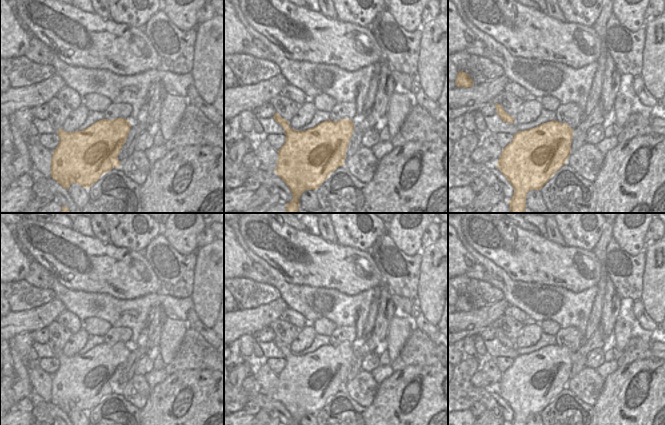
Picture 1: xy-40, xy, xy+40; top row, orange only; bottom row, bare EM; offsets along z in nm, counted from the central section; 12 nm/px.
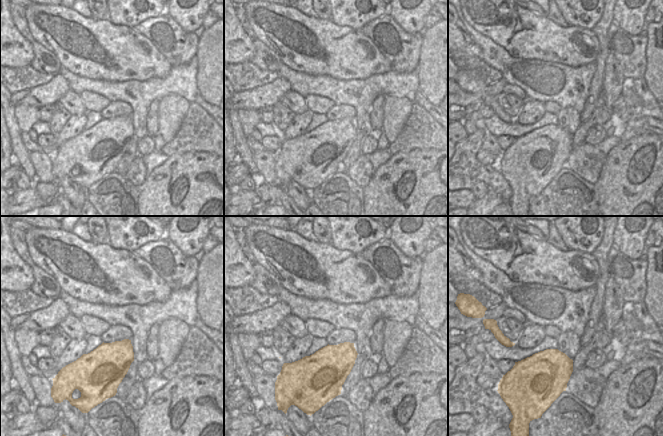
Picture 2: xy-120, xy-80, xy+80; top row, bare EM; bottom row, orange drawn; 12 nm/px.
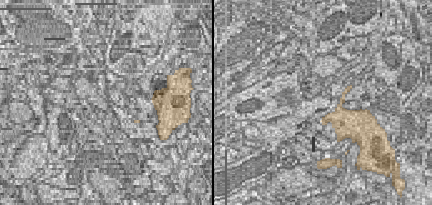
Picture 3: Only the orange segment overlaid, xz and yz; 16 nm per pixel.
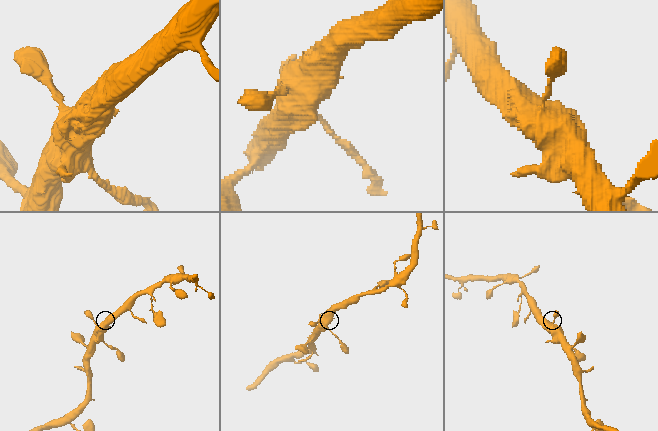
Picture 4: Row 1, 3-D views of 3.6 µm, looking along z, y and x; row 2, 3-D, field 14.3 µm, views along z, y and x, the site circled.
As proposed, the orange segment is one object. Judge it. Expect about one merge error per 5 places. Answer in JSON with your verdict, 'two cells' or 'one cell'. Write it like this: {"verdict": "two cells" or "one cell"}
{"verdict": "one cell"}

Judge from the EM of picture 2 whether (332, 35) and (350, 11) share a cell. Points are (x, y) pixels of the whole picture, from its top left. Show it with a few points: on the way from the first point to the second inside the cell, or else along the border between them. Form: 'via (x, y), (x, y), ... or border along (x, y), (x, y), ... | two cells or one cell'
border along (330, 19), (338, 25), (349, 25), (360, 30) | two cells

